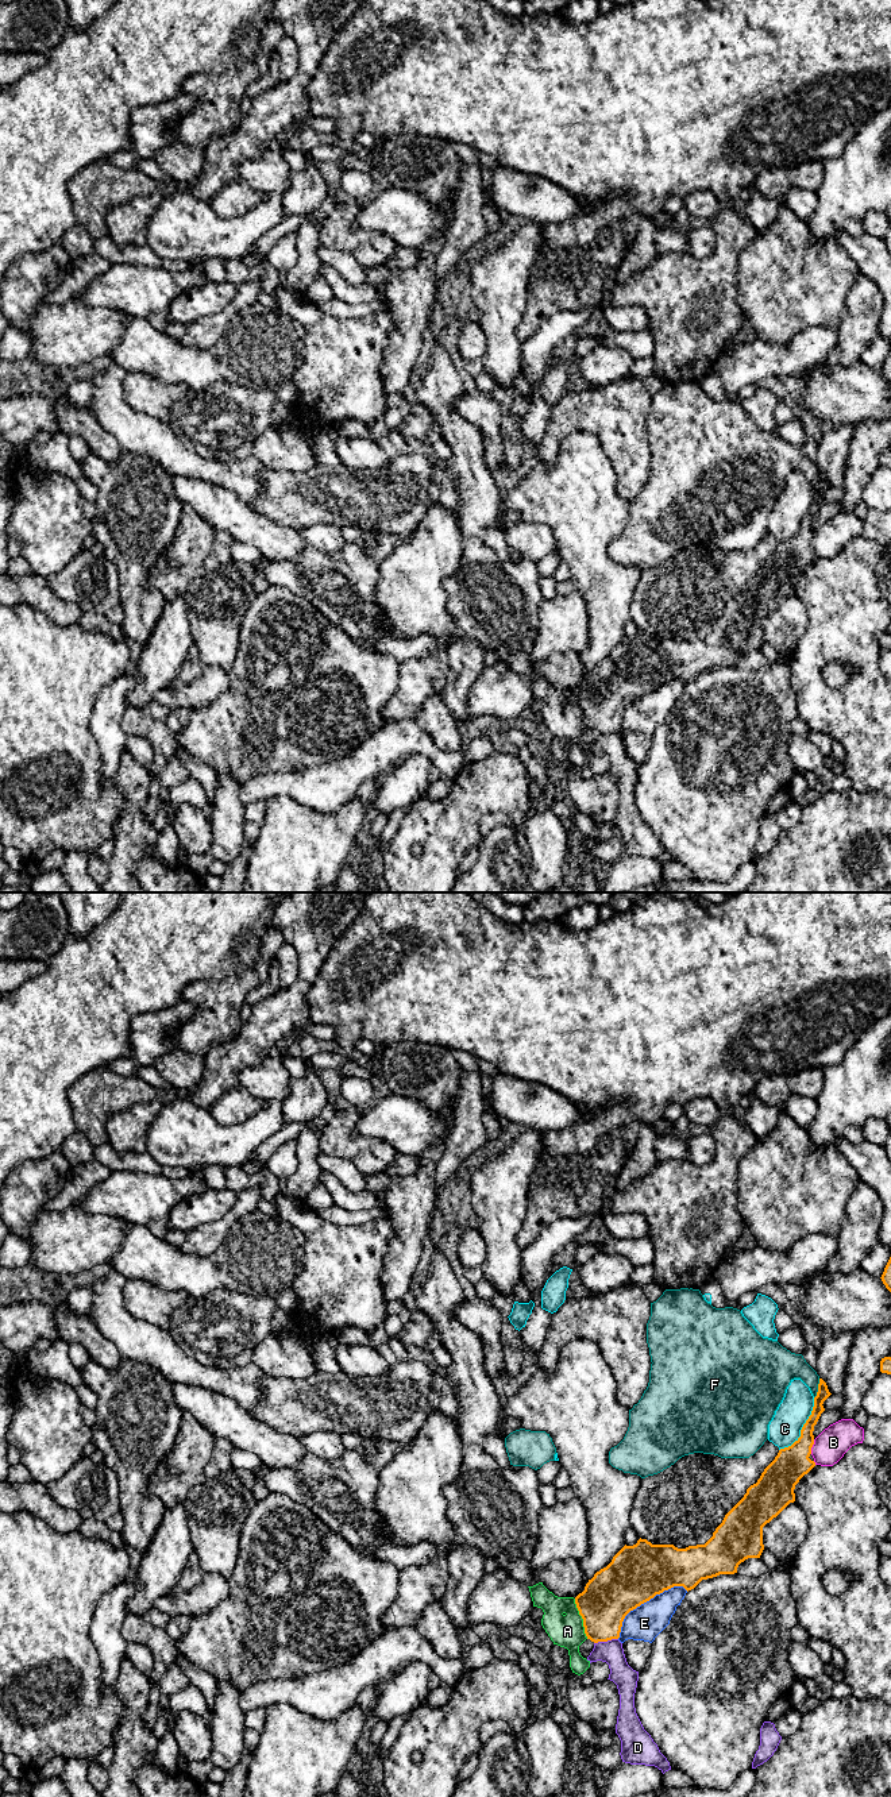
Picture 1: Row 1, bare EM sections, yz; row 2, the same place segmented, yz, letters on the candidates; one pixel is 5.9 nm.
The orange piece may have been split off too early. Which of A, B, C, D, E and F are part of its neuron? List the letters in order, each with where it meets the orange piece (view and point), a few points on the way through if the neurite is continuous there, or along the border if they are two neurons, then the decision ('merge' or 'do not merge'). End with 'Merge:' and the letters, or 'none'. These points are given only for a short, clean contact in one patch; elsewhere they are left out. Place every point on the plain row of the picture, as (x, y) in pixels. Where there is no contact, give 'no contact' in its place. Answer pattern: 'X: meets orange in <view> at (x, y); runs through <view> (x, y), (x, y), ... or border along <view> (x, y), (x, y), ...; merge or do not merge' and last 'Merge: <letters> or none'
A: meets orange in yz at (582, 710); border along yz (574, 691), (582, 712), (583, 725), (587, 731); do not merge
B: meets orange in yz at (812, 539); do not merge
C: meets orange in yz at (802, 520); do not merge
D: meets orange in yz at (605, 733); border along yz (617, 731), (594, 736); do not merge
E: meets orange in yz at (645, 694); do not merge
F: meets orange in yz at (818, 481); border along yz (820, 471), (814, 490); do not merge
Merge: none

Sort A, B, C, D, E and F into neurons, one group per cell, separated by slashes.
A D / B / C / E / F

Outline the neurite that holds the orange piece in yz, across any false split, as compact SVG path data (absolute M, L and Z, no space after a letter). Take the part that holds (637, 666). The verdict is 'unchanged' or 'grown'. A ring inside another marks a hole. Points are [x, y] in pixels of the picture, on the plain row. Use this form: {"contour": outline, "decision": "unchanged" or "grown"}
{"contour": "M819 471L814 500L801 522L801 529L791 539L779 543L757 575L747 582L705 637L678 641L674 637L652 637L640 631L633 639L625 637L606 660L589 672L585 683L575 690L587 732L594 736L618 732L625 709L656 687L674 679L683 679L688 685L702 672L734 667L745 652L760 651L764 643L763 620L795 594L795 578L815 559L809 551L814 537L813 524L825 504L822 497L830 487L826 475Z", "decision": "unchanged"}

